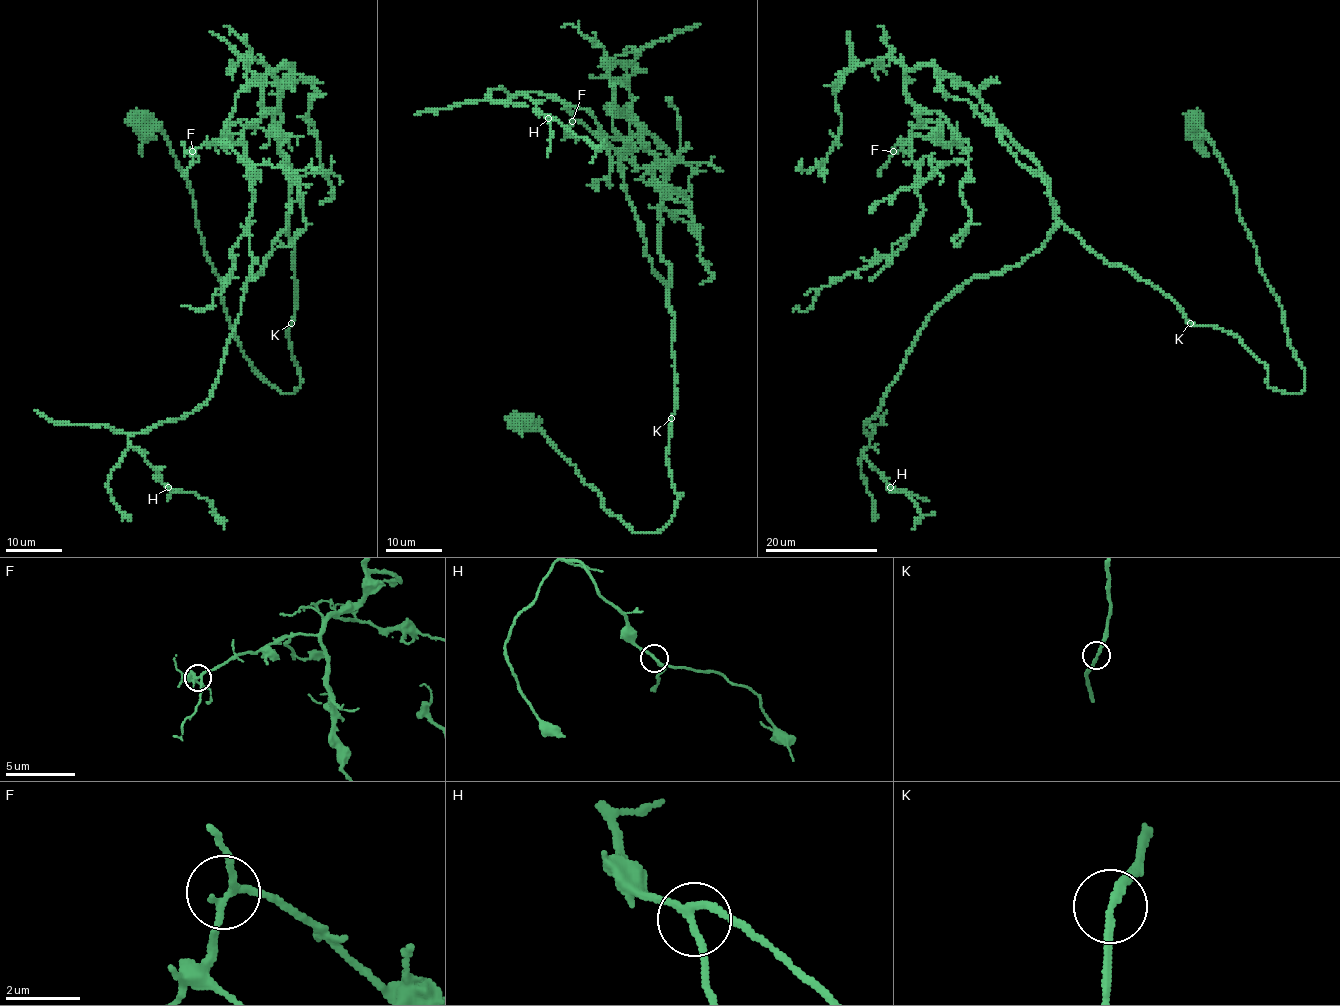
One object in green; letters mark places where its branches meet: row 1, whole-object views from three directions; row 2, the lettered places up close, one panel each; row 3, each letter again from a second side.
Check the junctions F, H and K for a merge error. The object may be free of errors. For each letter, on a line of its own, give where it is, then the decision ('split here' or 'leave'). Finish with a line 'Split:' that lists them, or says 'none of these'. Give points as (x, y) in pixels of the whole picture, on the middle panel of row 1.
F: (572, 121) | leave
H: (548, 118) | leave
K: (671, 418) | leave
Split: none of these

